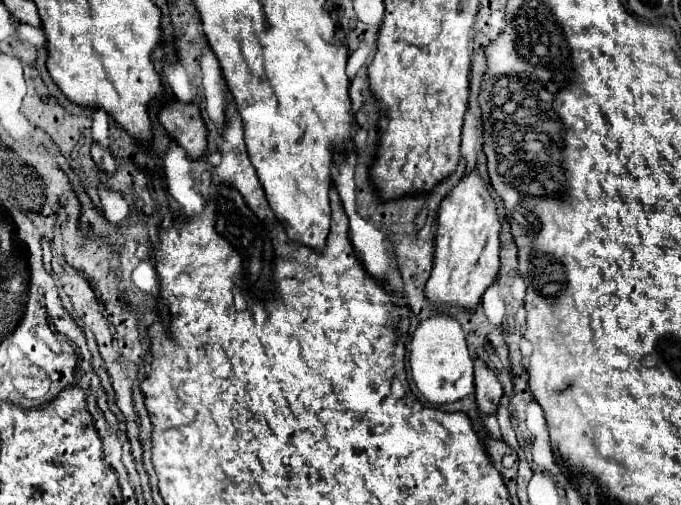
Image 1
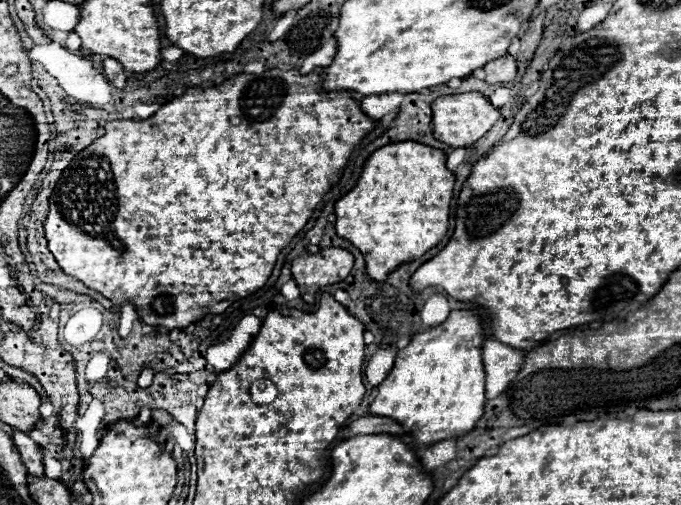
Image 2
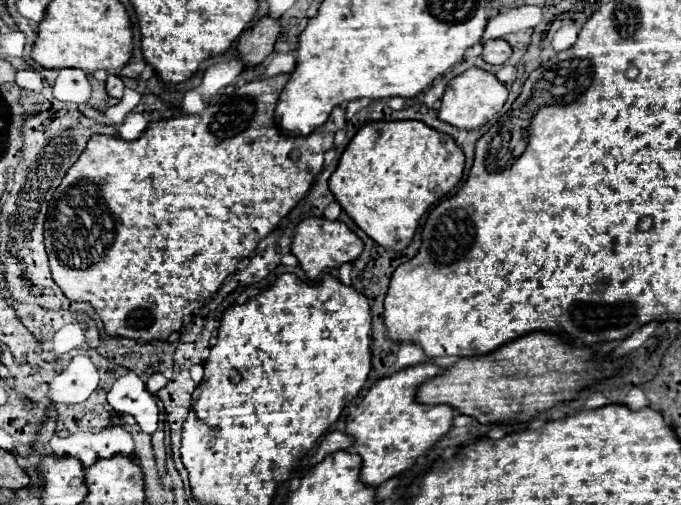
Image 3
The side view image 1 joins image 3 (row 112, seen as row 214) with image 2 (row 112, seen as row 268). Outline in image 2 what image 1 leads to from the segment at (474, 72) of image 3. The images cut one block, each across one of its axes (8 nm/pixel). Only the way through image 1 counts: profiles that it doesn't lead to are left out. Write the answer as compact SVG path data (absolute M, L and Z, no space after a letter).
M466 92L454 96L442 96L432 102L432 122L434 122L434 138L452 146L464 148L478 142L500 118L498 108L494 108L480 92Z

